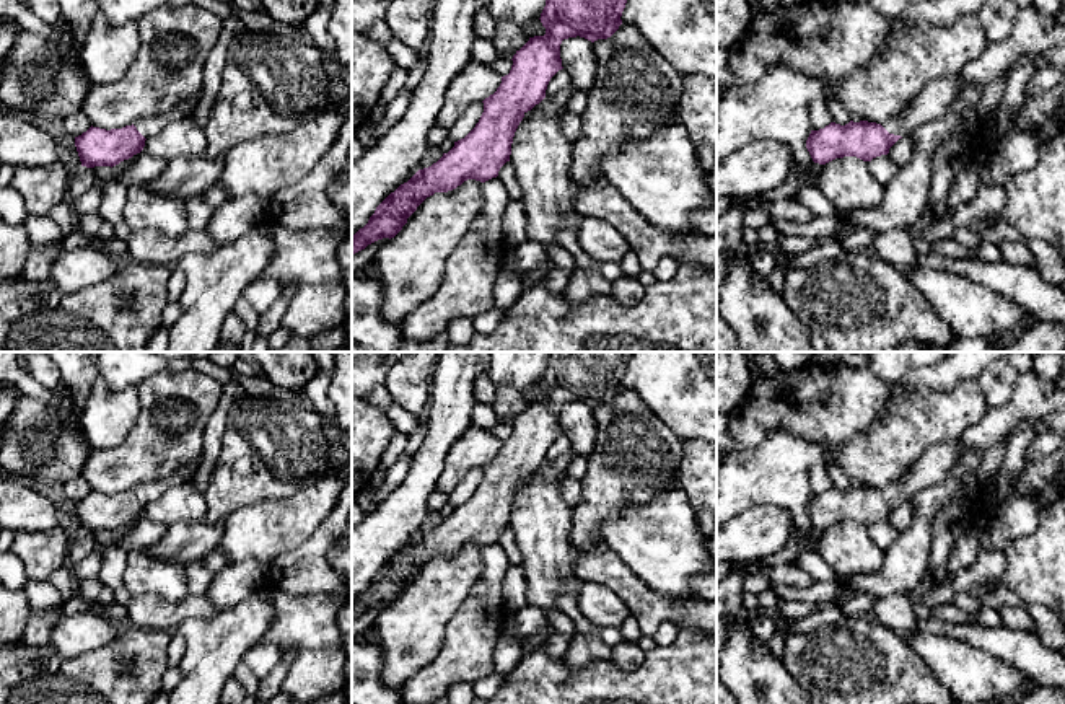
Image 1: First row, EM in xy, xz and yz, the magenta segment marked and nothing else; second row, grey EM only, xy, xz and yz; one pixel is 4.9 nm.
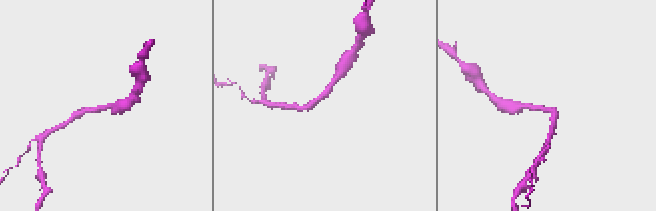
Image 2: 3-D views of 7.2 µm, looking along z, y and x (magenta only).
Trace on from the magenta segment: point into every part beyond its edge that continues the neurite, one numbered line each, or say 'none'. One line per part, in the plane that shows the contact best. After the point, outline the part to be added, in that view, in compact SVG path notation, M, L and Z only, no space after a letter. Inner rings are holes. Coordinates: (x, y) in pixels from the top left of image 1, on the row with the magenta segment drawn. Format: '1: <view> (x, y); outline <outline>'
1: yz (932, 103); outline M959 73L928 81L915 99L897 116L883 124L894 135L912 135L918 127L941 119L961 93Z

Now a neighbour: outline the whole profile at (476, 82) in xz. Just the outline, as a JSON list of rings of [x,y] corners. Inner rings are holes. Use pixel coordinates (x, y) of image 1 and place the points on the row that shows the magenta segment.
[[[471,60],[451,81],[436,124],[449,129],[471,104],[493,95],[500,83],[502,77],[490,65]]]

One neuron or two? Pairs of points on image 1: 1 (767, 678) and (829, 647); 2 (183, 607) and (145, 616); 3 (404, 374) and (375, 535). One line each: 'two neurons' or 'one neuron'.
1: two neurons
2: one neuron
3: two neurons

